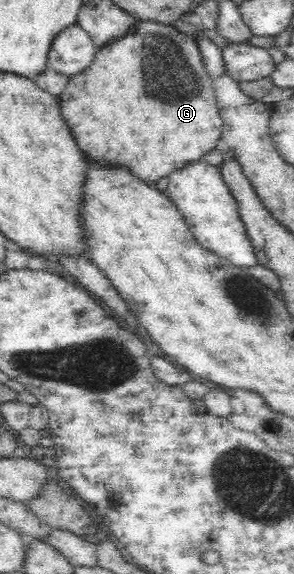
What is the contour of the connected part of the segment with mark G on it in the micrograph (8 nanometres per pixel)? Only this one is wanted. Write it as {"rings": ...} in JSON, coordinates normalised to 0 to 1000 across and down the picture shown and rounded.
{"rings":[[[466,35],[429,57],[330,80],[320,106],[299,118],[235,134],[197,174],[211,204],[272,260],[306,263],[306,270],[340,277],[422,284],[503,319],[752,256],[759,211],[673,70],[592,42]]]}

